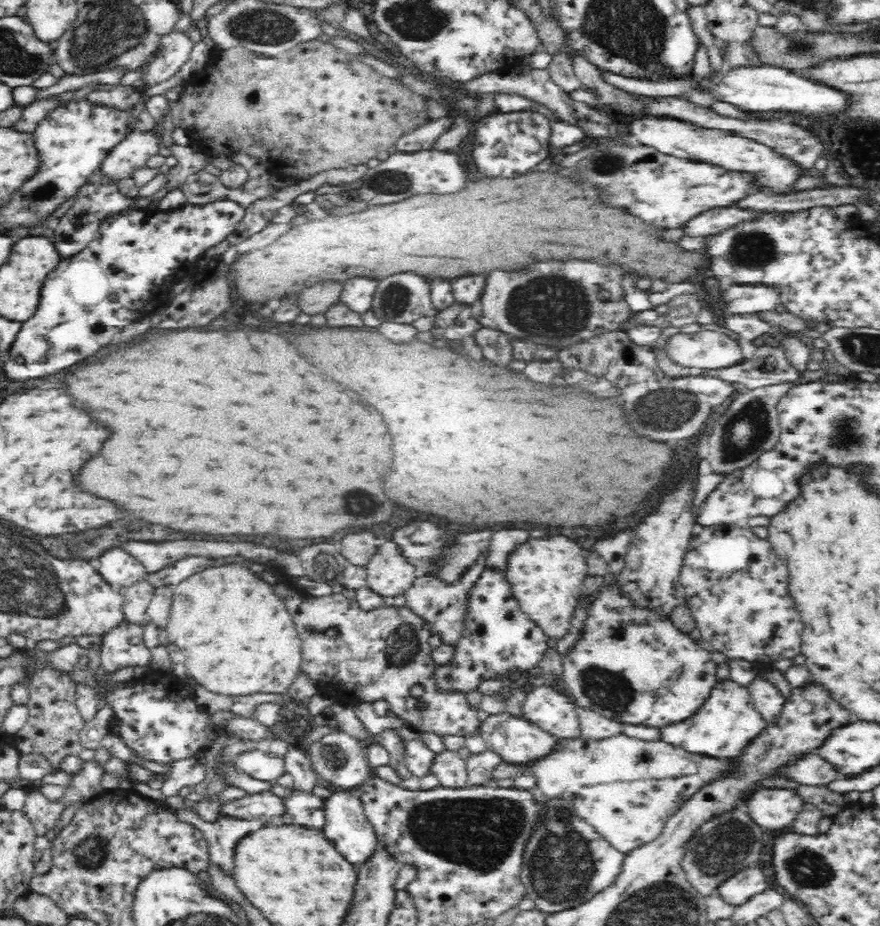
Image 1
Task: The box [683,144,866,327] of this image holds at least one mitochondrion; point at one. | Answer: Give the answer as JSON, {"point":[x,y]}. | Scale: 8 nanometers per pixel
{"point":[751,249]}

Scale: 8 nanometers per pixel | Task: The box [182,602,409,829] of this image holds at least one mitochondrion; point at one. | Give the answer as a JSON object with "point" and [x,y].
{"point":[334,756]}

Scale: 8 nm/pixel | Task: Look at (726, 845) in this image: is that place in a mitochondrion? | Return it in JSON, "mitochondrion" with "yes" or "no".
{"mitochondrion":"yes"}

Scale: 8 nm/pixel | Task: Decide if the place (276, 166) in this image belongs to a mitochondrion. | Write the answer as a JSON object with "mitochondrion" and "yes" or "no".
{"mitochondrion":"no"}

